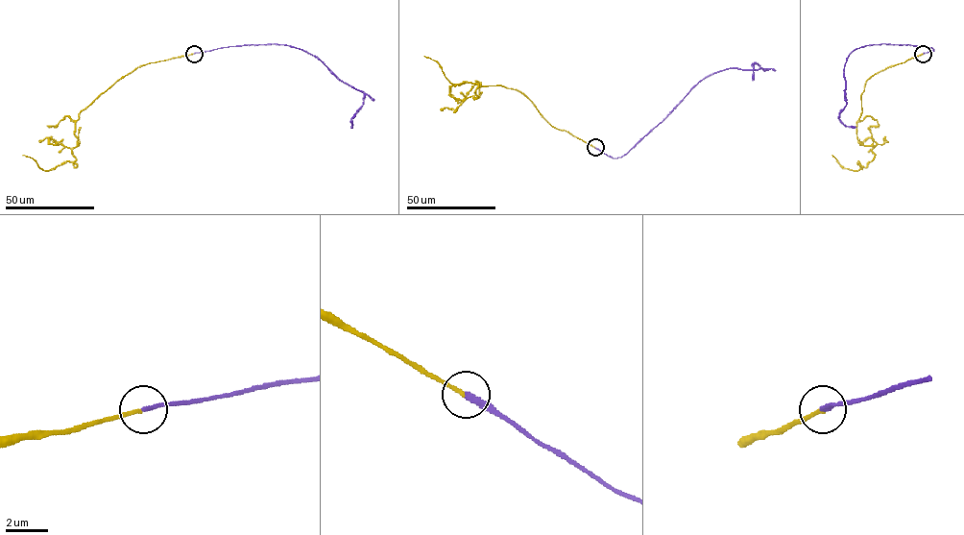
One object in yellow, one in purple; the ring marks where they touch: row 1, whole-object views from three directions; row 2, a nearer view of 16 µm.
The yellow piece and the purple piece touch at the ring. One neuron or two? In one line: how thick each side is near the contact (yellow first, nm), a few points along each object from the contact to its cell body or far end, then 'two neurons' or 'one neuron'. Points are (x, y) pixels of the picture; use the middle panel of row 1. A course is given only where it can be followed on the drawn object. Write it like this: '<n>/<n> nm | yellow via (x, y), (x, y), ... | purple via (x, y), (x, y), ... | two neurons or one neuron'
160/200 nm | yellow via (595, 147), (552, 127), (518, 90), (476, 81), (474, 99), (477, 84), (452, 85), (441, 66), (424, 56) | purple via (595, 147), (614, 158), (620, 158), (697, 84), (710, 75), (730, 68), (765, 69), (754, 63), (753, 81) | one neuron

